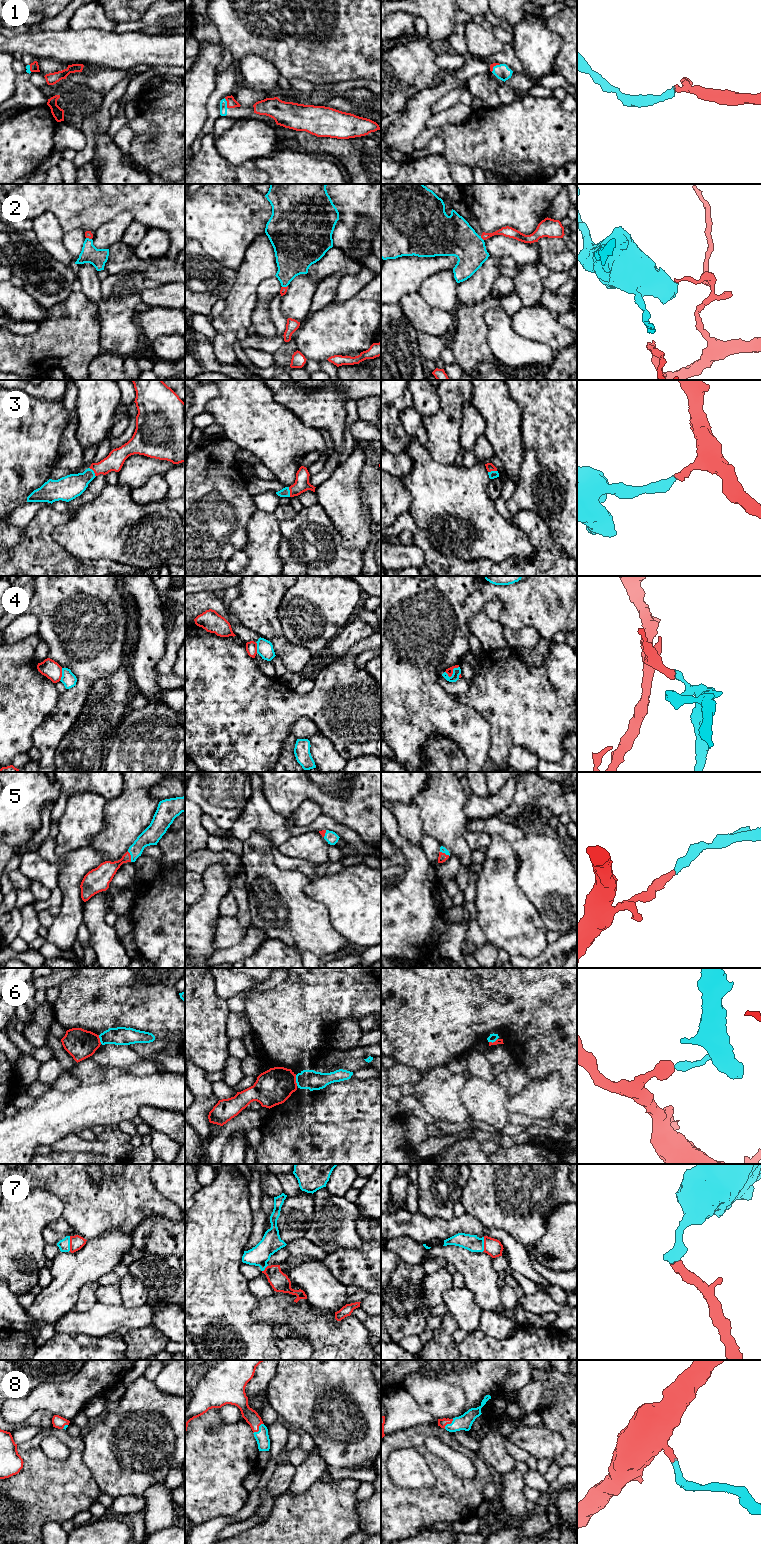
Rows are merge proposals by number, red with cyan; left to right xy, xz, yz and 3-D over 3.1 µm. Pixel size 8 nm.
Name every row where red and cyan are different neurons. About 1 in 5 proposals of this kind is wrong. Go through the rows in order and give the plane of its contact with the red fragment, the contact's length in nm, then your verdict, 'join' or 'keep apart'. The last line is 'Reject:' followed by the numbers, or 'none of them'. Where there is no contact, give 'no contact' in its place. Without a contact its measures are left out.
1: contact in xz; length 90 nm; join
2: contact in yz; length 50 nm; keep apart
3: contact in xy; length 90 nm; join
4: contact in yz; length 120 nm; keep apart
5: contact in xy; length 90 nm; join
6: contact in xz; length 90 nm; keep apart
7: contact in xy; length 130 nm; join
8: contact in xz; length 120 nm; join
Reject: 2, 4, 6

